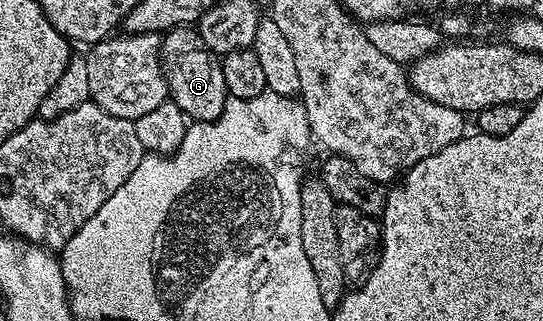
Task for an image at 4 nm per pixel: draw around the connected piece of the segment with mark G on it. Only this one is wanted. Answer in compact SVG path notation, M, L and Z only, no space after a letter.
M192 26L172 27L161 35L161 68L165 83L169 87L168 98L175 105L179 105L186 117L198 123L214 123L217 120L227 98L221 65L213 52L206 49L205 42Z

